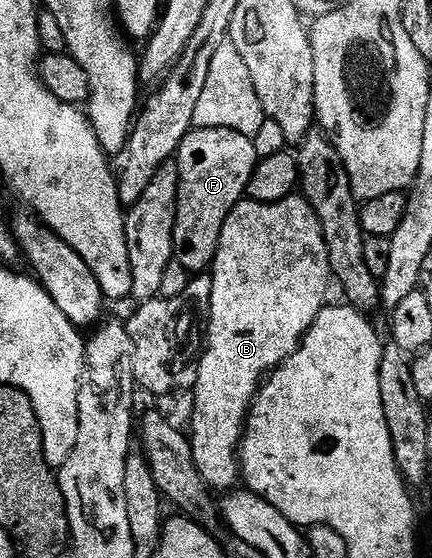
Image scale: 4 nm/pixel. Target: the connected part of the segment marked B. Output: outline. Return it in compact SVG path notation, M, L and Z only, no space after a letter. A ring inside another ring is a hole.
M301 195L284 197L275 203L259 203L258 201L242 199L231 211L231 215L227 215L227 219L223 223L223 231L219 235L219 247L211 266L212 273L213 286L209 289L209 341L207 337L200 356L201 362L199 363L197 383L191 390L191 396L193 396L193 433L191 432L191 440L193 454L195 455L195 467L199 467L199 475L203 475L205 484L213 491L218 491L217 489L229 491L239 481L239 450L241 439L245 435L245 418L249 416L249 408L253 406L253 399L257 396L258 389L261 388L265 378L301 346L305 333L315 323L319 311L325 308L327 304L325 296L329 293L331 274L329 271L327 243L325 242L323 227L321 226L321 220L317 217L317 212L311 208L309 202Z

